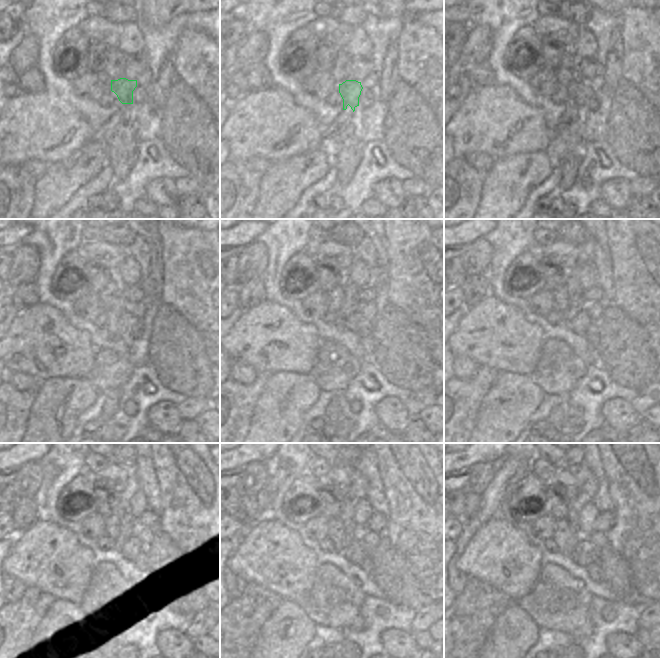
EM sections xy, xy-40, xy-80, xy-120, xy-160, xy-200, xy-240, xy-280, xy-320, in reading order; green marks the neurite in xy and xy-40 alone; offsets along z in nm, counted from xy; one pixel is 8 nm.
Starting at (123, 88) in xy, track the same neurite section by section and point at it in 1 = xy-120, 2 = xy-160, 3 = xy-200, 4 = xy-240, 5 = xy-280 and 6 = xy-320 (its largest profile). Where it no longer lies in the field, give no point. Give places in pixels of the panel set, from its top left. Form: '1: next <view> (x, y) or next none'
1: next xy-120 (127, 321)
2: next xy-160 (353, 322)
3: next xy-200 (579, 324)
4: next xy-240 (133, 547)
5: next xy-280 (357, 550)
6: next xy-320 (585, 552)

